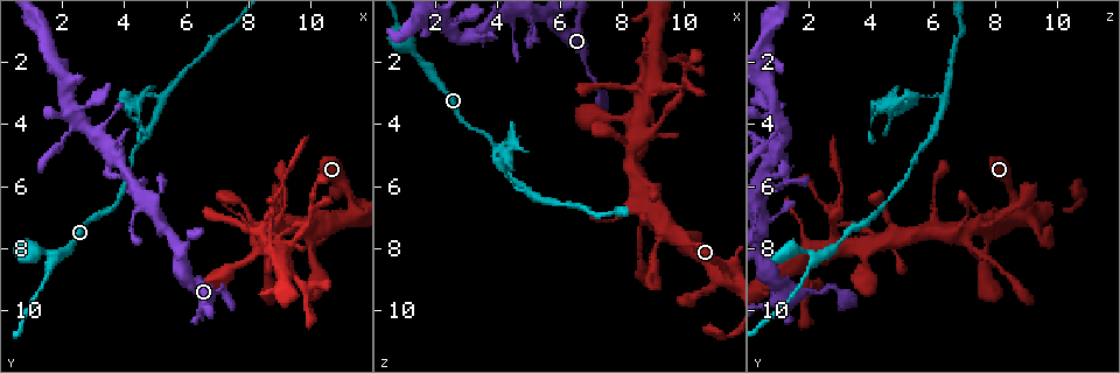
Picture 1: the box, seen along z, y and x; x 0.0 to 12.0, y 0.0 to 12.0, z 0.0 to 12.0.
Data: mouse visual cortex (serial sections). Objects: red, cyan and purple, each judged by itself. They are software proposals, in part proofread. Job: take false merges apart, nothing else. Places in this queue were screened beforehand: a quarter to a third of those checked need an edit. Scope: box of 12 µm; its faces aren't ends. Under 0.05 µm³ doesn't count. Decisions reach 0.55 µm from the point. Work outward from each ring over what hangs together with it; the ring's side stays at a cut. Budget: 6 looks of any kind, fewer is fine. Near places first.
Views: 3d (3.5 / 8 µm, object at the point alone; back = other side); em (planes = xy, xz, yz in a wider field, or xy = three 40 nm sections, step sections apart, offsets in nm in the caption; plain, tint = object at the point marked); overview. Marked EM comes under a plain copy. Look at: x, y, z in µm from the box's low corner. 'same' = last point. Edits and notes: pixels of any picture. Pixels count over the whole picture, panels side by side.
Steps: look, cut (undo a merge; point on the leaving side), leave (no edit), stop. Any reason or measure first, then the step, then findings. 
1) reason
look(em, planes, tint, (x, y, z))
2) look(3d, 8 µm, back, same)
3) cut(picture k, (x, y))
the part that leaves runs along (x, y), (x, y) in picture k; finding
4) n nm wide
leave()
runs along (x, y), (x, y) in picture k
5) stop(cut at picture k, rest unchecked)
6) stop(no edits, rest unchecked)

three arms meet
look(3d, 3.5 µm, (8.6, 7.2, 2.8))

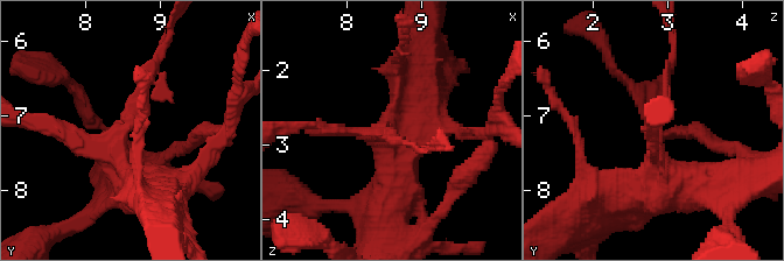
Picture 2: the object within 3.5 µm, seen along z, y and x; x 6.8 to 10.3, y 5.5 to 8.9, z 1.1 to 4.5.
now the EM
look(em, xy, step 5, tint, (8.60, 7.10, 2.85))

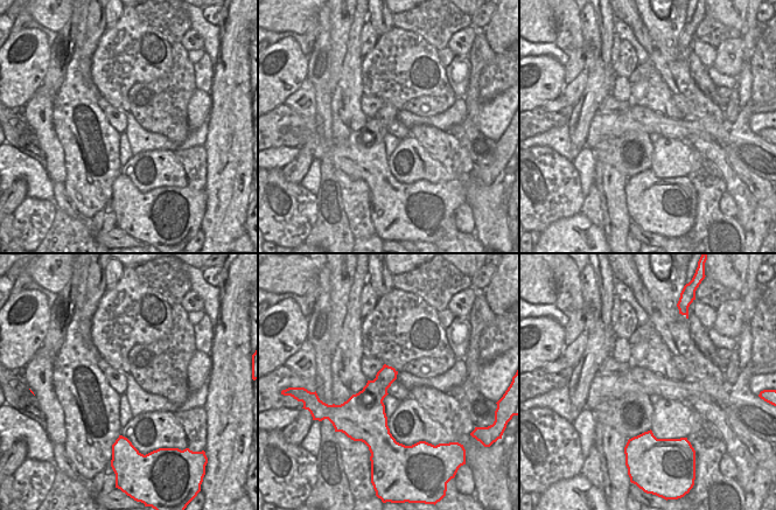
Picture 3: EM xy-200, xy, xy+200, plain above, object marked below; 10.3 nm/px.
260 nm wide
leave()
runs along (135, 182), (120, 135), (156, 57) in picture 2; all the same cell

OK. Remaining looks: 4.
a narrow waist
look(3d, 8 µm, (9.8, 9.7, 1.9))

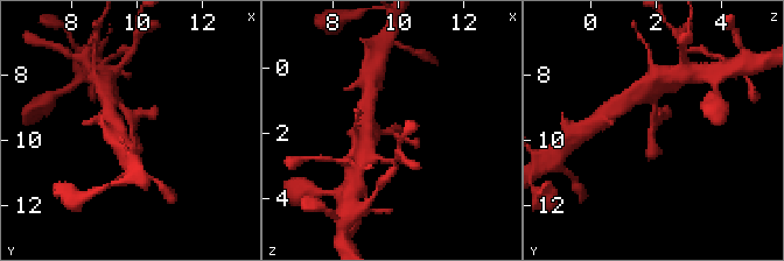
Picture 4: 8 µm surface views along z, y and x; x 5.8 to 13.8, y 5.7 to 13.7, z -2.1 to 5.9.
closer look
look(3d, 3.5 µm, (9.9, 9.7, 1.9))

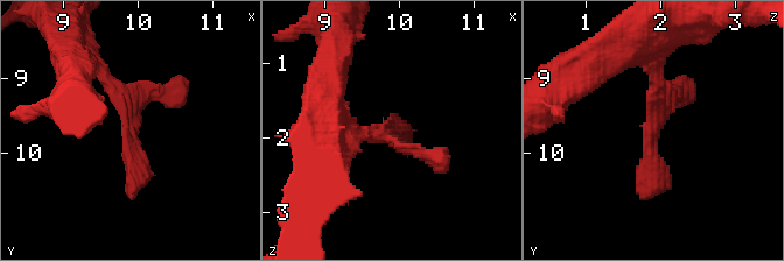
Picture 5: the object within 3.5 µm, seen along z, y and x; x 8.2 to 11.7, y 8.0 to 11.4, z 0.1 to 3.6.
now the EM
look(em, xy, step 3, tint, (9.90, 9.65, 1.95))

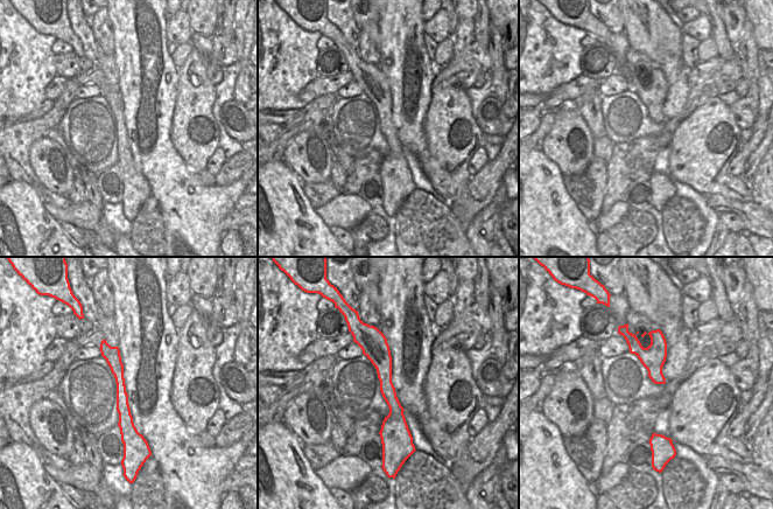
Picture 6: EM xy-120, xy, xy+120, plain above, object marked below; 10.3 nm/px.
leave()
runs along (381, 337), (395, 438) in picture 6; all the same cell

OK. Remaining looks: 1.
stop(no edits, rest unchecked)

